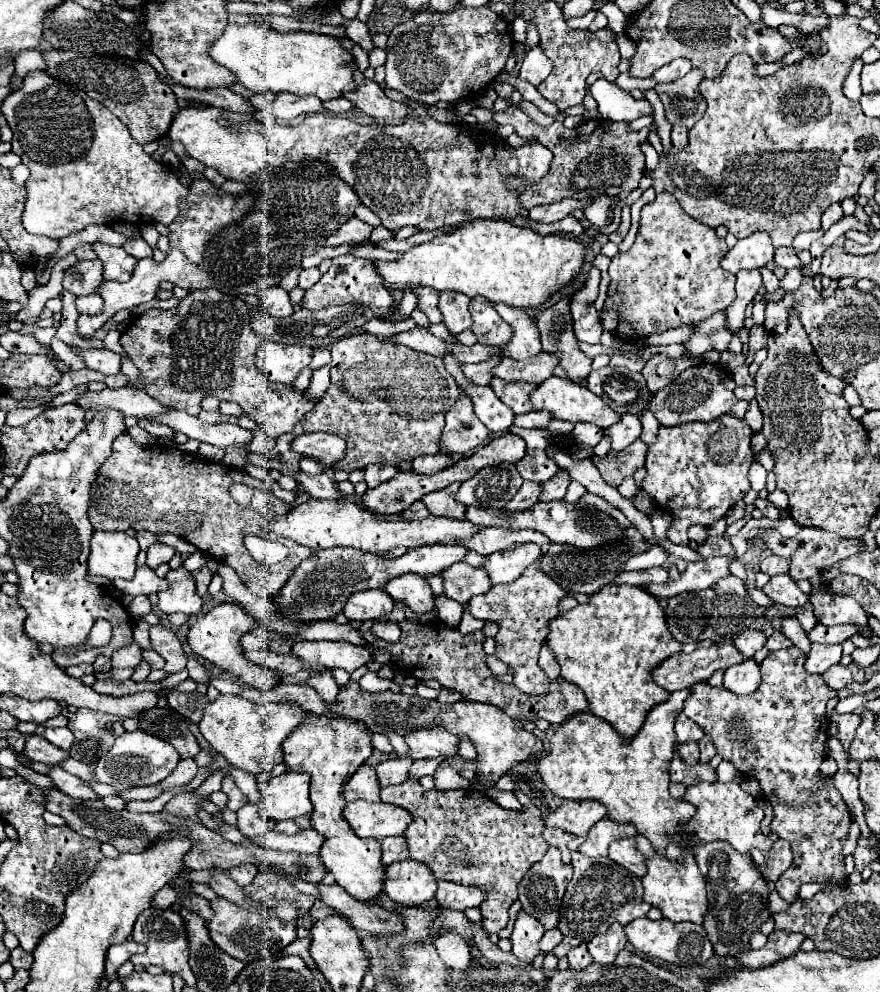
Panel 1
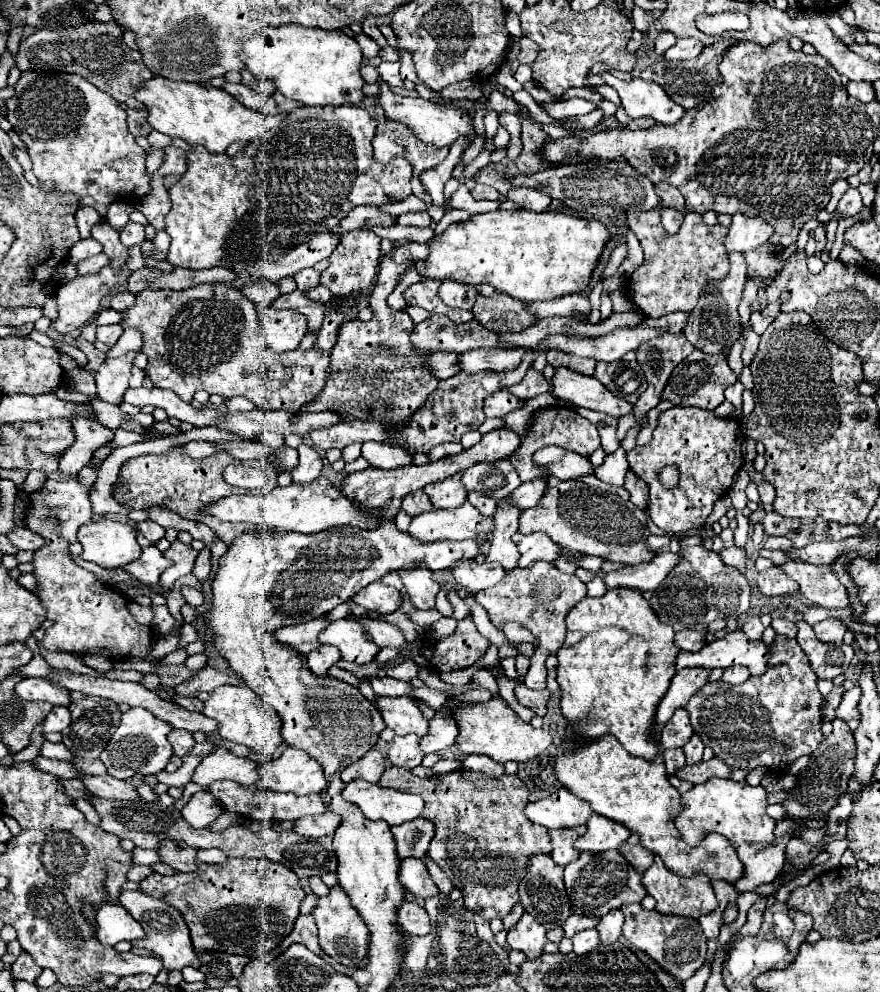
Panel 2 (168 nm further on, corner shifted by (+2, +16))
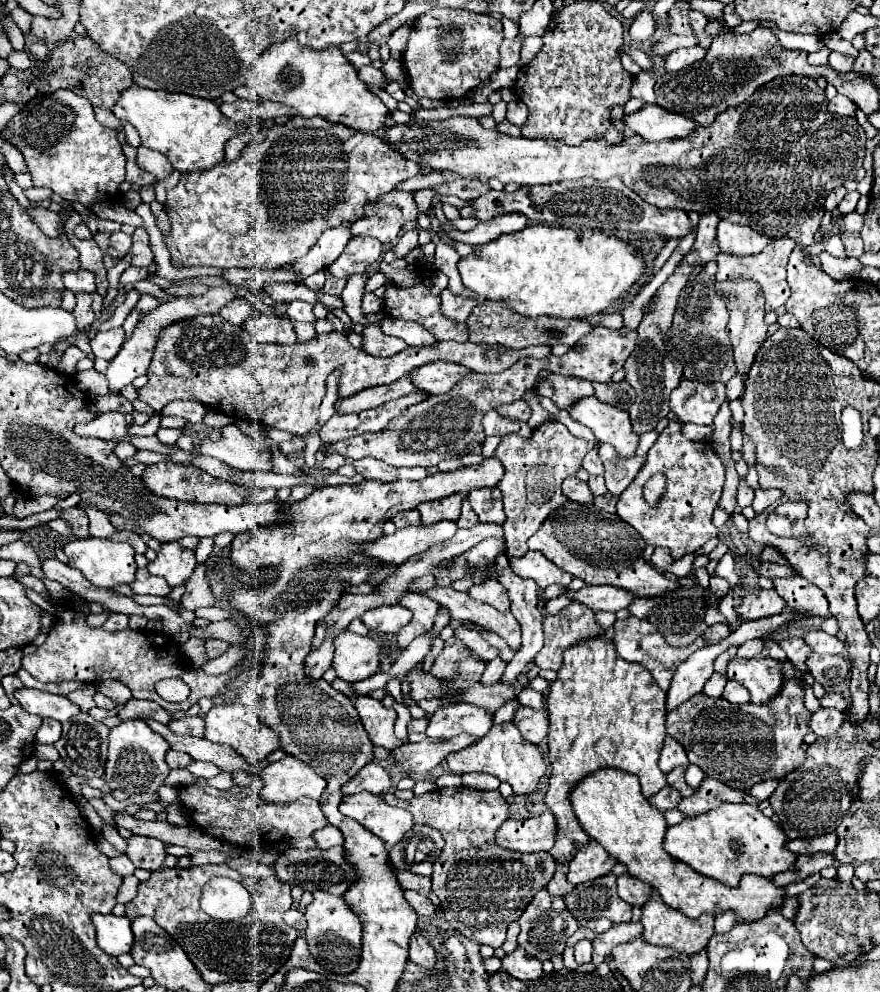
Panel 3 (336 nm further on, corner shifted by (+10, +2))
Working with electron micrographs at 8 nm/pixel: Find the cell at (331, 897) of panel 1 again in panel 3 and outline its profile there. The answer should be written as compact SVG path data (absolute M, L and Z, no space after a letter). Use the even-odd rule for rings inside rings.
M419 932L413 934L413 938L409 942L409 950L411 950L409 958L415 964L419 964L419 966L423 966L427 970L433 968L433 964L435 964L435 950L429 946L429 942Z

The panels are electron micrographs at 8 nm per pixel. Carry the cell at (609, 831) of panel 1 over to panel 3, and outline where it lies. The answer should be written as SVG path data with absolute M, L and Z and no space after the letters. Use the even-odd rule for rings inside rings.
M589 840L589 846L581 846L573 860L569 862L569 874L567 880L571 884L581 884L587 880L595 880L599 876L605 876L611 872L611 868L617 864L617 860L603 848Z

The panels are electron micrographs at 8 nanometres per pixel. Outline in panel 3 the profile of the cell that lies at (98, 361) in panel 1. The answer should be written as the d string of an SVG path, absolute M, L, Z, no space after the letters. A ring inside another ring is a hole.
M113 328L109 332L97 332L97 336L91 340L91 348L97 358L111 360L119 352L123 342L125 342L123 328Z

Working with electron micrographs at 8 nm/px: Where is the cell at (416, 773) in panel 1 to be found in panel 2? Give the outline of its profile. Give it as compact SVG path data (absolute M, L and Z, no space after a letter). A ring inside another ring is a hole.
M447 698L445 706L435 710L435 716L429 722L429 732L421 738L421 750L425 754L441 752L441 750L449 748L451 744L455 744L455 738L459 734L459 726L457 726L457 722L453 718L453 712L459 706L463 706L463 702ZM447 712L449 712L449 716L447 716Z

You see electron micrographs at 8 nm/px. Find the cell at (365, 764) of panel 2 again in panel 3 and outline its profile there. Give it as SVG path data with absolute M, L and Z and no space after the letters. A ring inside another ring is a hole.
M369 762L367 766L363 766L357 776L353 776L343 788L343 794L357 794L357 792L373 792L373 794L383 794L391 788L391 778L387 774L387 770L377 764L377 762Z

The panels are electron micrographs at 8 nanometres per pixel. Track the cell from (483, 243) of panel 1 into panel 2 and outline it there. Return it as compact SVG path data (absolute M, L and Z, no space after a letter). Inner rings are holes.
M495 210L477 214L467 222L451 224L443 234L435 236L429 244L429 256L423 262L413 264L419 274L435 280L455 280L461 284L491 284L495 290L509 294L523 302L555 300L567 294L583 292L591 280L591 274L599 262L599 256L611 234L599 220L583 220L563 212L525 212L525 210Z

